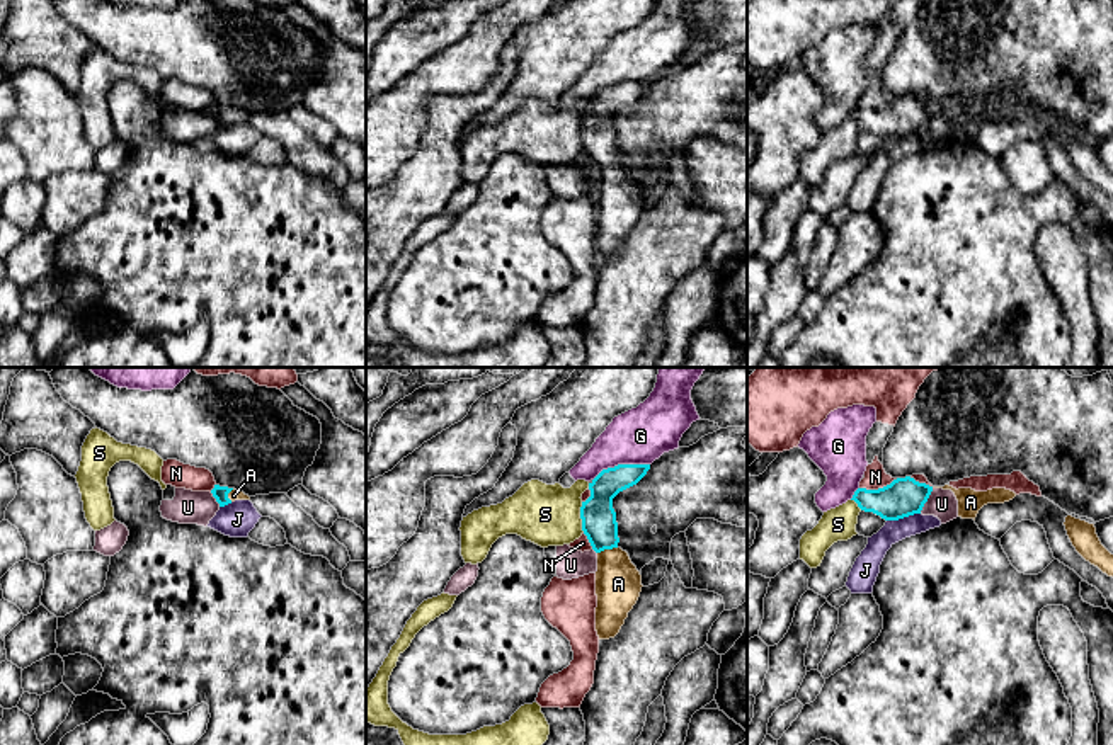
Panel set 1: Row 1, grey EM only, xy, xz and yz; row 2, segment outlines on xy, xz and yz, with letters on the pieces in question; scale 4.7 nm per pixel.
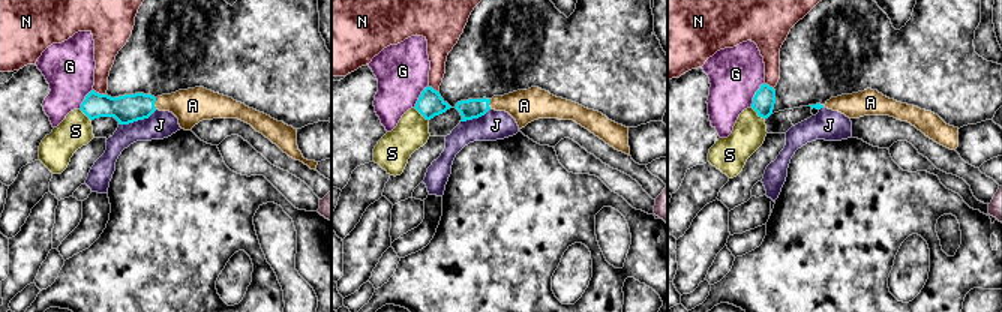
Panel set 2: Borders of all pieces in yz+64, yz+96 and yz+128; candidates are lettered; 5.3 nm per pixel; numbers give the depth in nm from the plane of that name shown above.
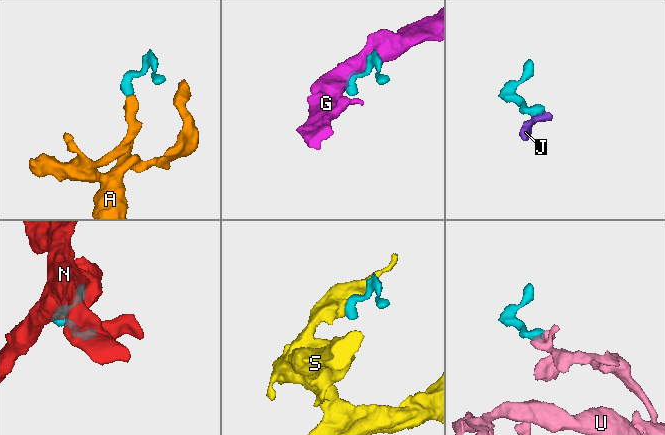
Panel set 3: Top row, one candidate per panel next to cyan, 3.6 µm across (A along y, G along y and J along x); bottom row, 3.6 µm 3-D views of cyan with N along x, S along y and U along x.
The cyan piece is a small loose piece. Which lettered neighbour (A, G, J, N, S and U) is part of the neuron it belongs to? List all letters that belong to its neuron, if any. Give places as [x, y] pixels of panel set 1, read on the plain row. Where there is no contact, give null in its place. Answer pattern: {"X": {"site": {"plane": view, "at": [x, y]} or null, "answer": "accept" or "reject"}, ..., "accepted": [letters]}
{"A": {"site": {"plane": "xz", "at": [606, 167]}, "answer": "accept"}, "G": {"site": {"plane": "xz", "at": [620, 84]}, "answer": "reject"}, "J": {"site": {"plane": "yz", "at": [902, 136]}, "answer": "reject"}, "N": {"site": {"plane": "yz", "at": [878, 108]}, "answer": "reject"}, "S": {"site": {"plane": "xz", "at": [581, 136]}, "answer": "reject"}, "U": {"site": {"plane": "yz", "at": [926, 119]}, "answer": "reject"}, "accepted": ["A"]}

